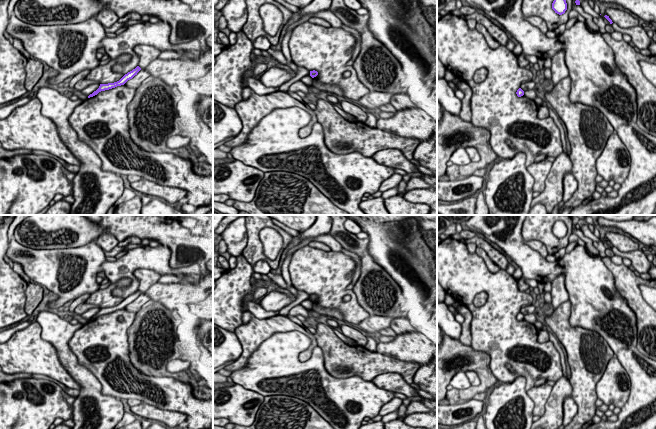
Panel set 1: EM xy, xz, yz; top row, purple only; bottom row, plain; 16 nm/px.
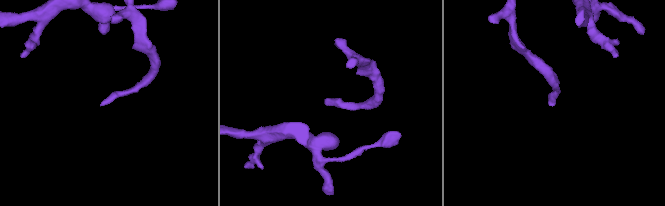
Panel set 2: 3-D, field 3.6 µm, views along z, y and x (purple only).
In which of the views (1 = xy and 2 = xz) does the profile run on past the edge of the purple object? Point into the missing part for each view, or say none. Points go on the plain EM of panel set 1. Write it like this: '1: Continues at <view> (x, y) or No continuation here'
1: No continuation here
2: No continuation here

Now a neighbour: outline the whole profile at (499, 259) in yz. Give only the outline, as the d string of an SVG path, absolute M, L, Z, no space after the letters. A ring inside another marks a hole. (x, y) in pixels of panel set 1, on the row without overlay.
M477 235L470 239L463 239L461 242L465 243L475 243L477 247L482 248L490 257L490 259L499 266L500 269L506 270L508 266L508 261L506 257L501 254L498 250L493 248L487 241L478 237Z

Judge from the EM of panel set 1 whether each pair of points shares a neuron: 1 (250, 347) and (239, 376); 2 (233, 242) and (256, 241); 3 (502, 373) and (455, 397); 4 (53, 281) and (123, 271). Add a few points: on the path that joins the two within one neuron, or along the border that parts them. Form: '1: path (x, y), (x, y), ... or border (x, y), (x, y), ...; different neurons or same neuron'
1: border (257, 349), (243, 367), (232, 372); different neurons
2: border (245, 225), (247, 233), (246, 246), (240, 254); different neurons
3: border (487, 354), (489, 356), (489, 369), (499, 382); different neurons
4: path (70, 272), (78, 267), (106, 267); same neuron

